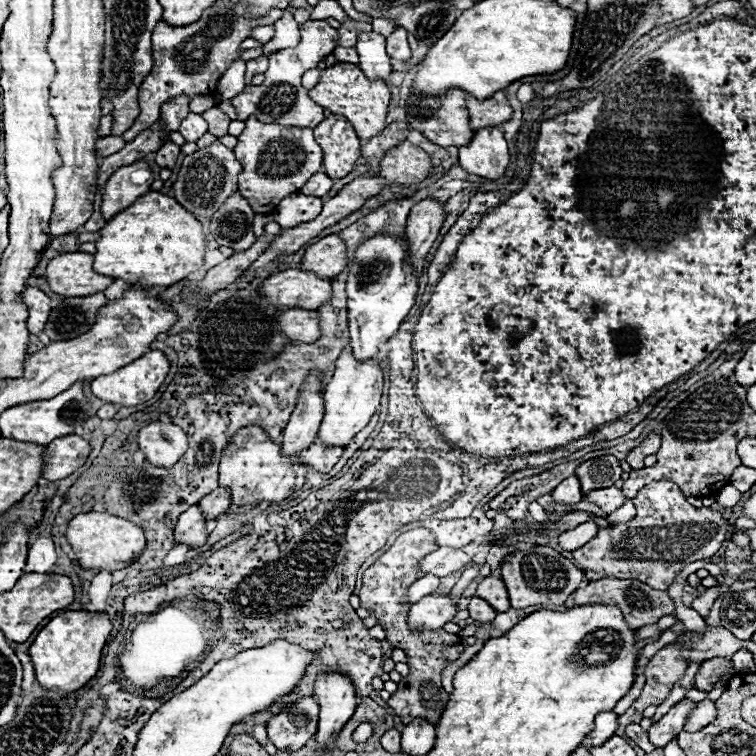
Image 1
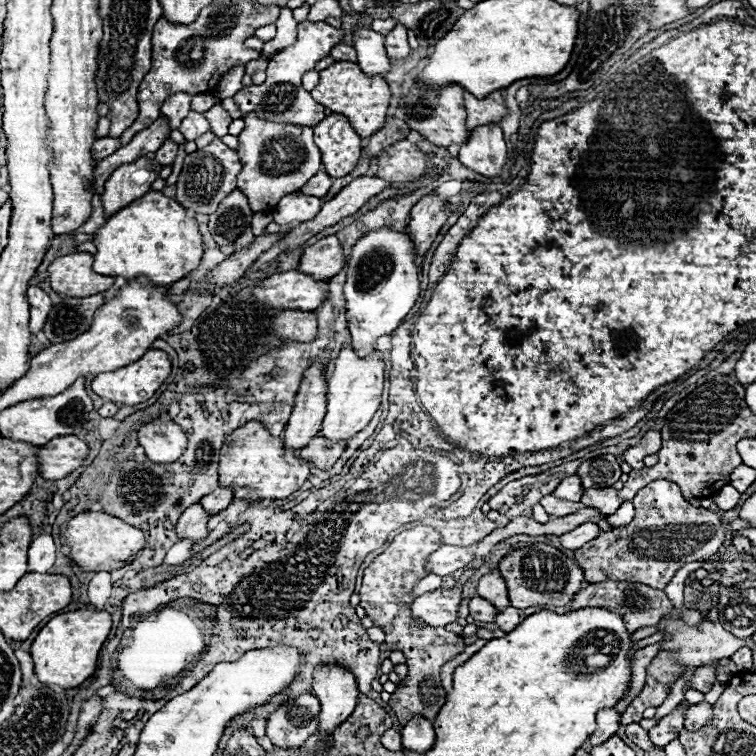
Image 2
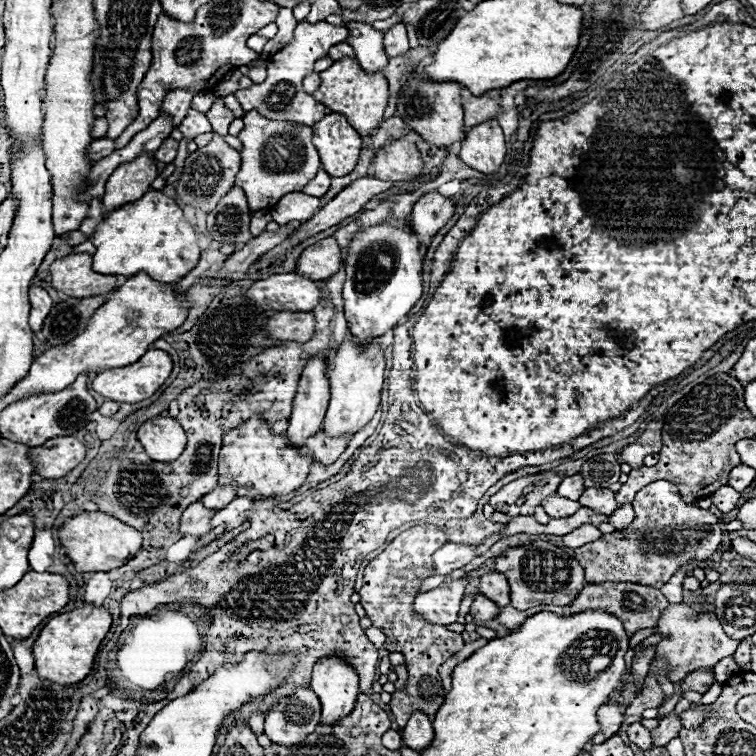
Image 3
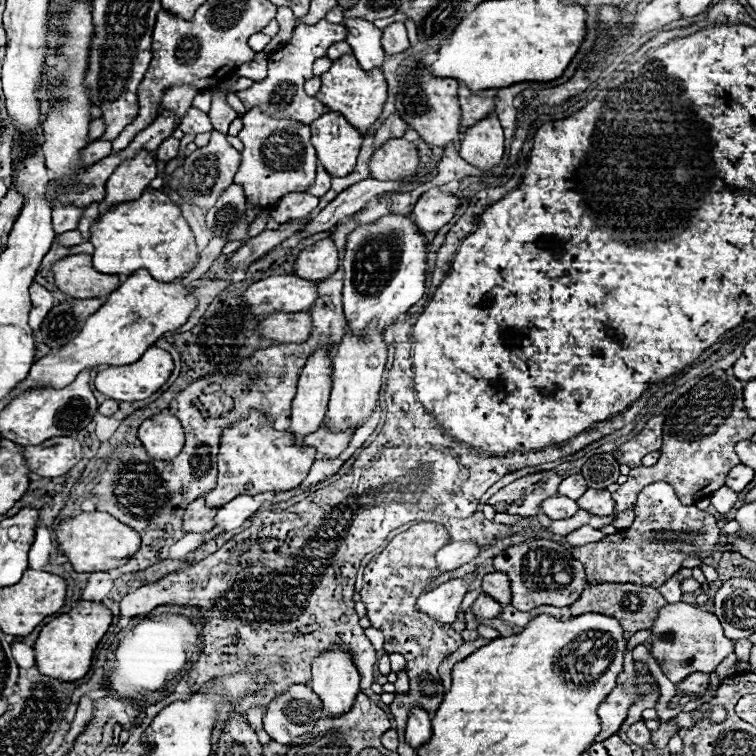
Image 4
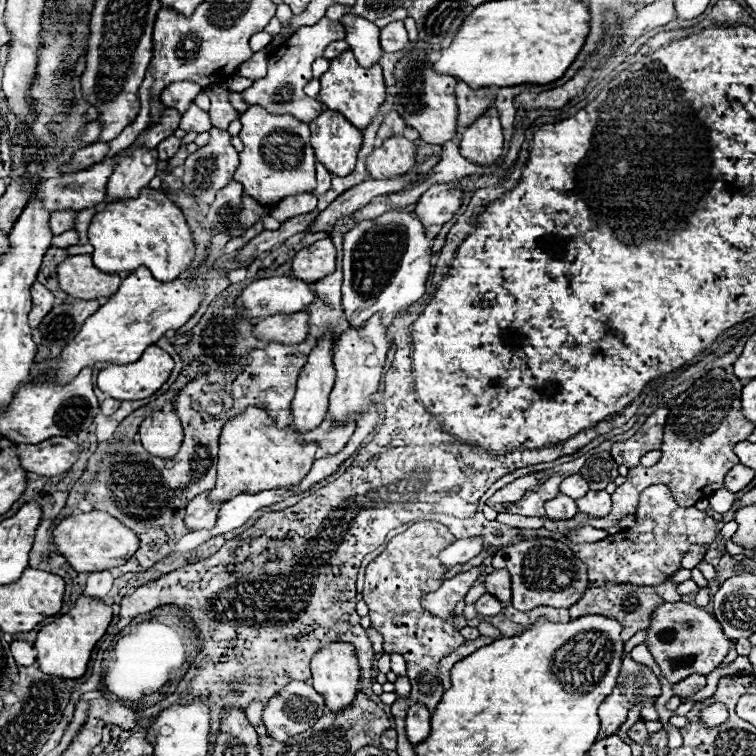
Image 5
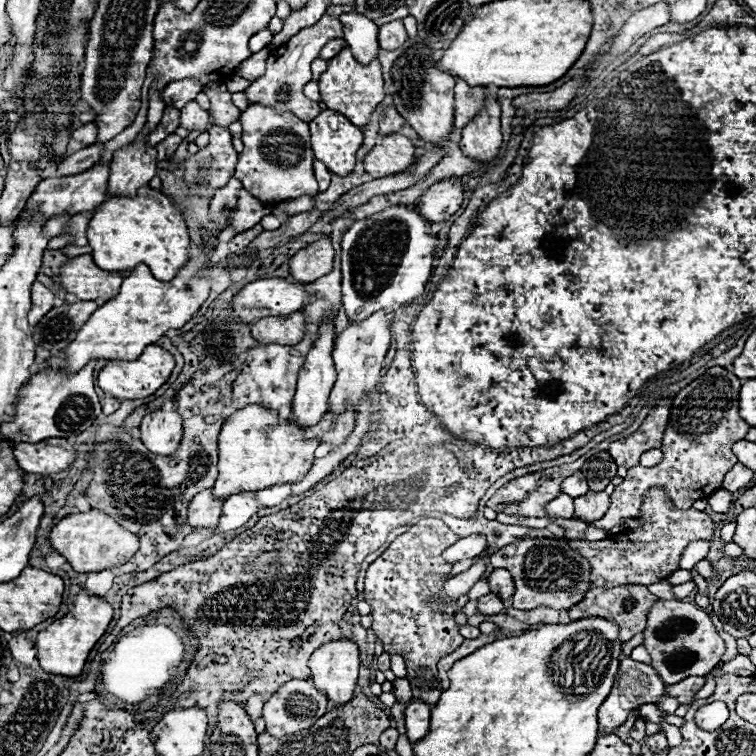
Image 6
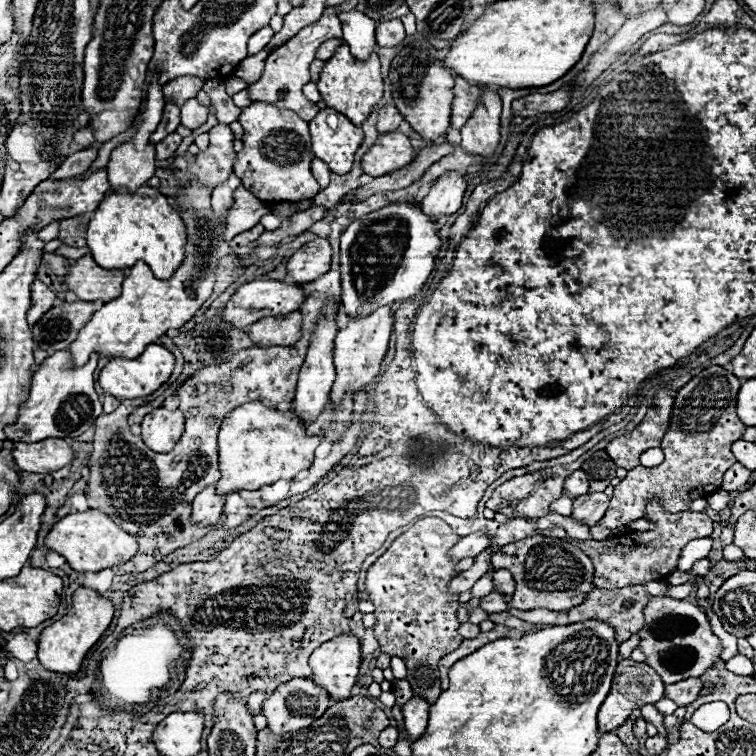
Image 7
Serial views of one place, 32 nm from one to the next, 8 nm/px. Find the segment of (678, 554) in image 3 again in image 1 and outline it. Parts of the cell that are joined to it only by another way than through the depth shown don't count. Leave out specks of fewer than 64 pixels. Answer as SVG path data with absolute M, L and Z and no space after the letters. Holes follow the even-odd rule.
M660 480L638 492L636 516L630 522L600 526L596 536L574 550L572 556L588 580L602 580L604 576L632 578L666 590L690 562L710 558L718 552L728 526L732 524L724 520L722 512L690 506L674 482Z

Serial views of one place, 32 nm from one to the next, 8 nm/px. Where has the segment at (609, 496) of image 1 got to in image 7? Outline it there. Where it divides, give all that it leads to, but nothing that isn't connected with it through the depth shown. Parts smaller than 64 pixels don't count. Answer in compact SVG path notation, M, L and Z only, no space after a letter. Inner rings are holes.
M594 492L594 494L584 494L574 500L574 512L572 518L586 524L594 526L608 510L610 498L604 492Z

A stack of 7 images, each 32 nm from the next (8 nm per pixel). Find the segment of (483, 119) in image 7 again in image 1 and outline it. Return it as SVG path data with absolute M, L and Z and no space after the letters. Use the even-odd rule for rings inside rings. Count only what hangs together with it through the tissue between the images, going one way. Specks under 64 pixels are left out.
M478 128L470 146L460 148L460 166L468 174L500 180L508 164L510 152L500 128Z

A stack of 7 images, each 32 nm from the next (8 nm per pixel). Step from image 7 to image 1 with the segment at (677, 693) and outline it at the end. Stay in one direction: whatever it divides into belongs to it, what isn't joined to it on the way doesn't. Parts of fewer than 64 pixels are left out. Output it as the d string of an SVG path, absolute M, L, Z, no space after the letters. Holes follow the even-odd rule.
M712 658L712 660L702 662L702 666L696 674L694 688L710 692L714 688L714 684L720 682L720 678L732 678L732 676L734 676L732 658Z

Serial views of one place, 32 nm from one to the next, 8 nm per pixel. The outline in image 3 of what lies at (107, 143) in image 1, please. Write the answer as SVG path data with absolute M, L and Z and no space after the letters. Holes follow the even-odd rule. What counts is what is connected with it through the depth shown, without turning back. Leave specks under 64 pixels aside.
M98 138L96 142L90 144L88 156L90 156L92 162L96 162L96 160L102 160L104 156L110 156L114 150L116 150L114 148L114 140L110 140L110 138Z

